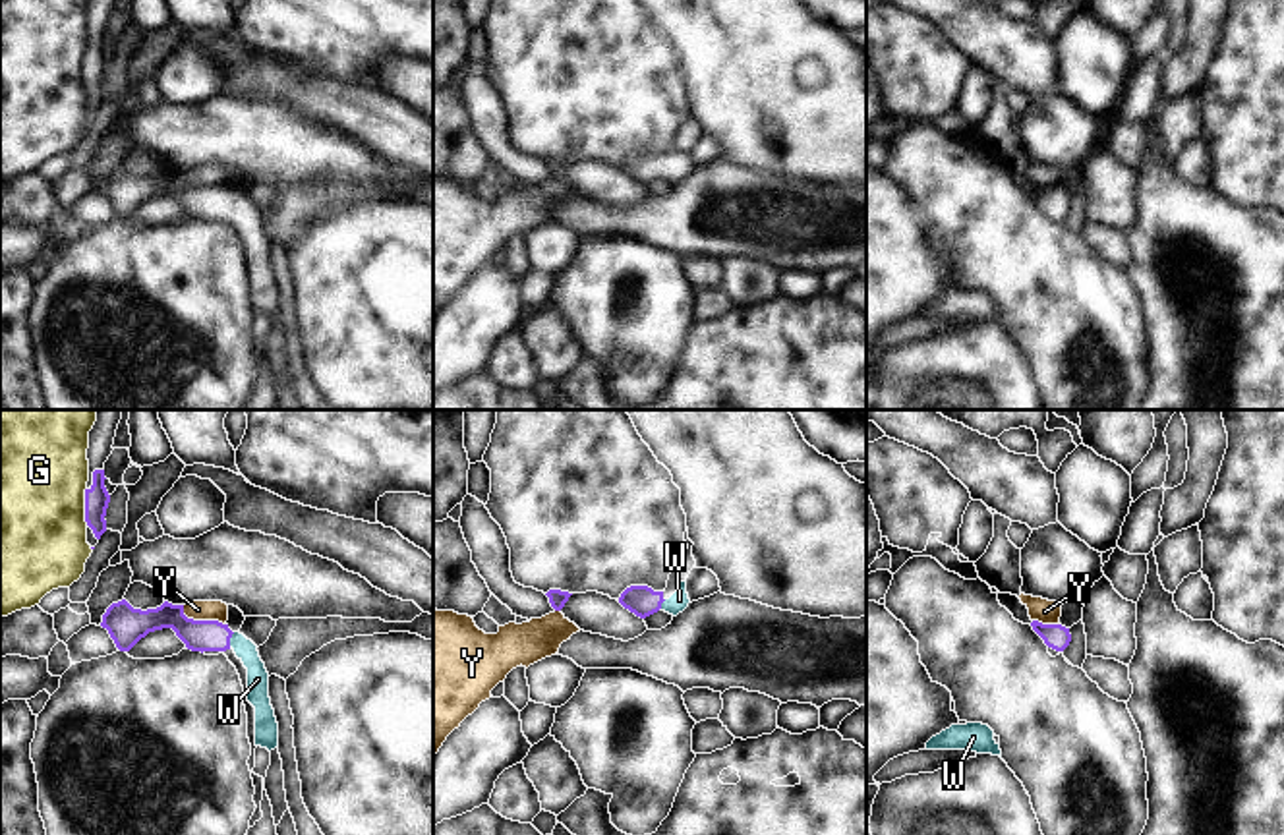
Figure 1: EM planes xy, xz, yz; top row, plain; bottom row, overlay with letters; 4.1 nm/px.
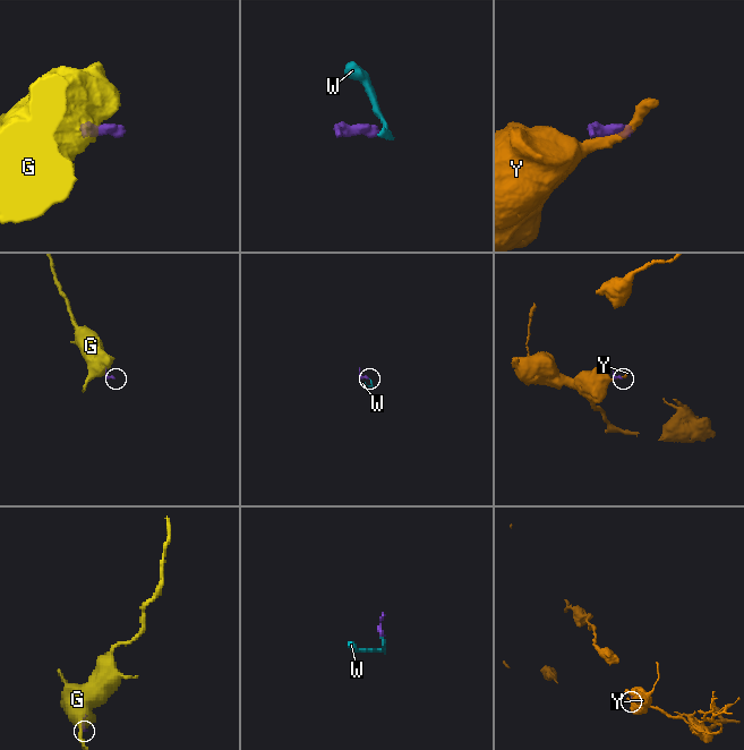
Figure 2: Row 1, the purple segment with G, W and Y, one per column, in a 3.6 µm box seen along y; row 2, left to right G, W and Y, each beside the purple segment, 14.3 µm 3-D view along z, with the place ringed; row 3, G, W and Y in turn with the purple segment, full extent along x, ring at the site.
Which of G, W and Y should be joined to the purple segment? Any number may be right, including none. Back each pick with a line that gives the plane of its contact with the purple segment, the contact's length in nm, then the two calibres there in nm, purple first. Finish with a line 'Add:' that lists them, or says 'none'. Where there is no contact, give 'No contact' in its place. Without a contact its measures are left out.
W: Touches purple in xy. Shared border 70 nm. Thickness 130 nm (purple) against 100 nm
Add: W.

